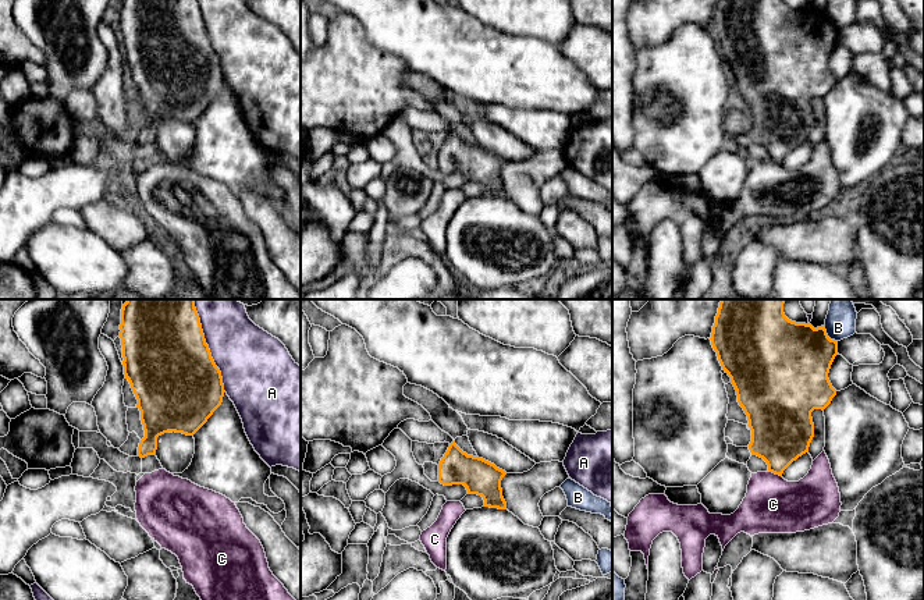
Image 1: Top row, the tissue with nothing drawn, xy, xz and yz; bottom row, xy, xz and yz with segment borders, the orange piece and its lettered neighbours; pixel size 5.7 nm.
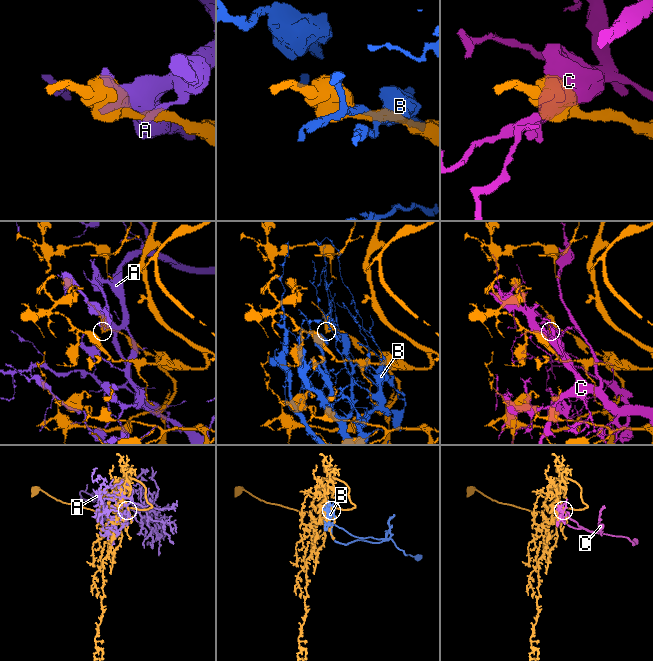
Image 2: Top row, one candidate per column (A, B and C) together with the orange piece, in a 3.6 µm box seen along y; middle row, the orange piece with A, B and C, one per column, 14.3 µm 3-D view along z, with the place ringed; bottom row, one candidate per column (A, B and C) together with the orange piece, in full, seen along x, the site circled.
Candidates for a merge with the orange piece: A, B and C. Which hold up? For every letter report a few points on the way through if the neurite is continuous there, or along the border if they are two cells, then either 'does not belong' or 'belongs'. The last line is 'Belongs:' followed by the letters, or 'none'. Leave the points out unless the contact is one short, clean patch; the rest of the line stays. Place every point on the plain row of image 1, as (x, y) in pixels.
A: does not belong
B: does not belong
C: does not belong
Belongs: none

